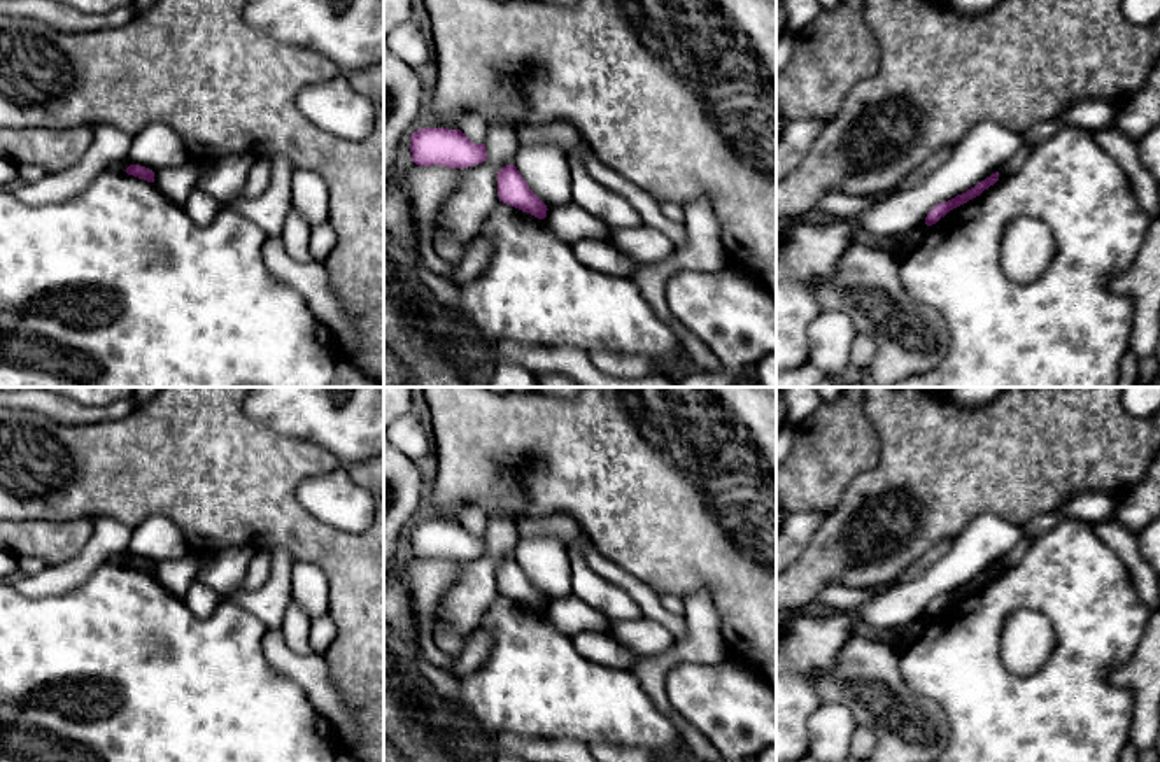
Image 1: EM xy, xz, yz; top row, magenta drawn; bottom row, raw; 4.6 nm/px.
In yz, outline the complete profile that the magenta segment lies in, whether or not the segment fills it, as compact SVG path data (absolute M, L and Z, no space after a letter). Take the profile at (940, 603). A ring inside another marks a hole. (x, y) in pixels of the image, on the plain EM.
M999 564L992 566L990 569L987 569L985 573L978 575L974 580L967 582L962 587L957 587L955 590L937 596L936 599L932 599L932 603L927 606L925 610L925 617L932 618L936 617L941 610L944 610L950 603L967 596L969 592L980 589L985 582L988 582L990 578L994 578L999 573Z

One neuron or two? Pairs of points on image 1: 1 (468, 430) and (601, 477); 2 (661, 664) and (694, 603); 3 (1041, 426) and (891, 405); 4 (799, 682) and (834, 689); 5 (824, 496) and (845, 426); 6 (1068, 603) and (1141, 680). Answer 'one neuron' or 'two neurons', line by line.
1: one neuron
2: one neuron
3: one neuron
4: two neurons
5: one neuron
6: two neurons

